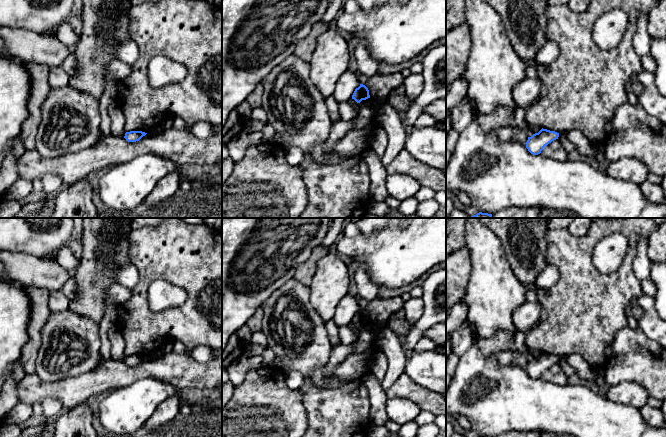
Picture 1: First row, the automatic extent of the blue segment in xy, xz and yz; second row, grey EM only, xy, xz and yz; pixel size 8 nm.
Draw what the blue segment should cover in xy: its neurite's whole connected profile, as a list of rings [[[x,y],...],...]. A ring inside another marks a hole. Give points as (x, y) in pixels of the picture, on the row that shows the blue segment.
[[[130,131],[126,132],[124,138],[128,142],[136,142],[139,141],[143,136],[145,136],[147,133],[142,131]]]

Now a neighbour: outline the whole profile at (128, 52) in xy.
[[[128,40],[121,42],[115,51],[116,59],[132,65],[139,57],[139,48],[136,42]]]

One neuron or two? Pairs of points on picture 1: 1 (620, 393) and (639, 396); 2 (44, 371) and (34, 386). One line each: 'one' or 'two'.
1: one
2: two

